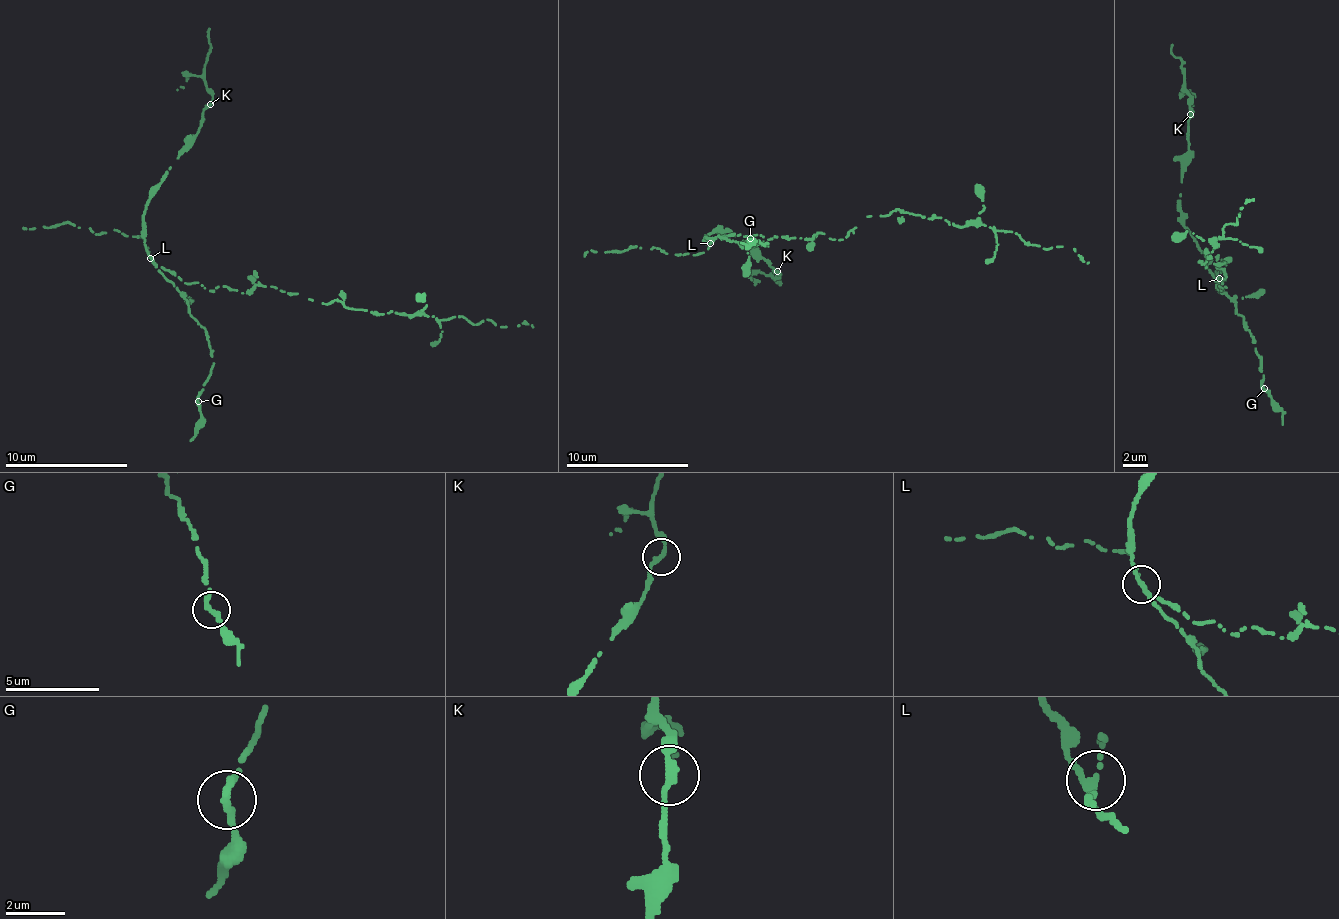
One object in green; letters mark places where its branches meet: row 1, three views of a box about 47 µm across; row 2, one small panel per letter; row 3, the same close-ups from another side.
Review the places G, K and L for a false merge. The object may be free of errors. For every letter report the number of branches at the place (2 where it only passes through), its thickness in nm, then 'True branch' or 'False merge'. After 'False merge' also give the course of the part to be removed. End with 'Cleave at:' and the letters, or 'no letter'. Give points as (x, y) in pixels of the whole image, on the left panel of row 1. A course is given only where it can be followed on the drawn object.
G: Branches: 2. Thickness 280 nm. True branch
K: Branches: 2. Thickness 260 nm. True branch
L: Branches: 2. Thickness 280 nm. False merge. Course of the part to remove: (150, 259), (208, 290), (227, 285), (251, 292), (260, 286), (371, 313), (532, 328)
Cleave at: L

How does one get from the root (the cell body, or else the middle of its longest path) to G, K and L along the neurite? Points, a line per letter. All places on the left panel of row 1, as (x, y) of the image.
G: (217, 285), (208, 290), (199, 281), (184, 282), (168, 272), (165, 276), (206, 331), (213, 366), (198, 401)
K: (217, 285), (208, 290), (159, 269), (143, 240), (146, 203), (210, 104)
L: (217, 285), (208, 290), (199, 281), (184, 282), (165, 269), (159, 269), (150, 259)

